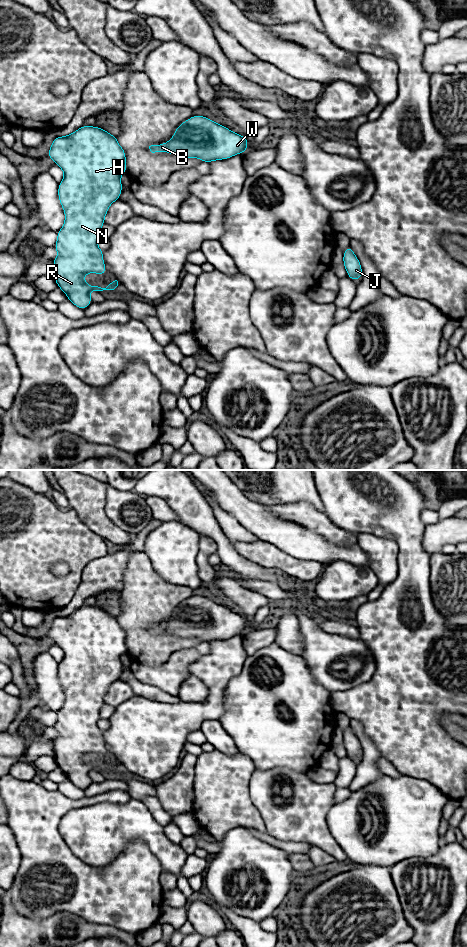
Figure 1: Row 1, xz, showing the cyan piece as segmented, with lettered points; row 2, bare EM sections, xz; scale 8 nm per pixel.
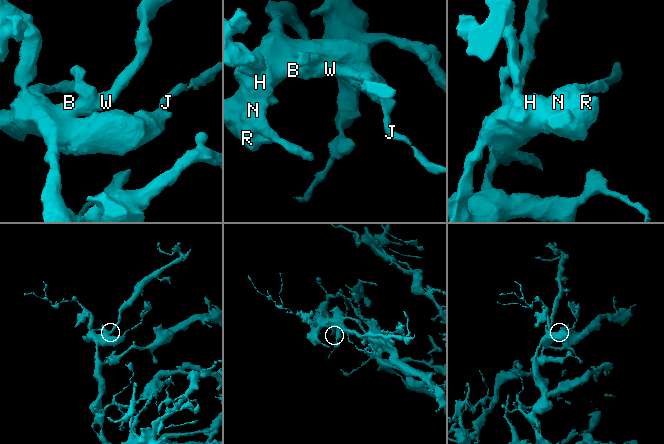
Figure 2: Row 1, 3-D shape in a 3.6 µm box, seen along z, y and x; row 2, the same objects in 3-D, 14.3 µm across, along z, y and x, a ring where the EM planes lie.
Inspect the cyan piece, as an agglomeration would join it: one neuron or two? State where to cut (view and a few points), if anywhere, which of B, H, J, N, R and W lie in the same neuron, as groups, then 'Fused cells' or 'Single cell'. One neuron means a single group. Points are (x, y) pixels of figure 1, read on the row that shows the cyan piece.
No split. Groups: B H J N R W. Single cell

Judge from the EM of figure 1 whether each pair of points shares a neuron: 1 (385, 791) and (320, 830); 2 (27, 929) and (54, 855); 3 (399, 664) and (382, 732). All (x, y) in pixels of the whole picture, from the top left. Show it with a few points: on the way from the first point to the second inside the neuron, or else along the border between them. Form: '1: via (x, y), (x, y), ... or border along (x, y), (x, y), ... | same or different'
1: border along (334, 803), (327, 814), (327, 825), (339, 846) | different
2: border along (12, 904), (28, 917), (47, 918), (54, 914) | different
3: via (399, 681), (397, 715) | same

